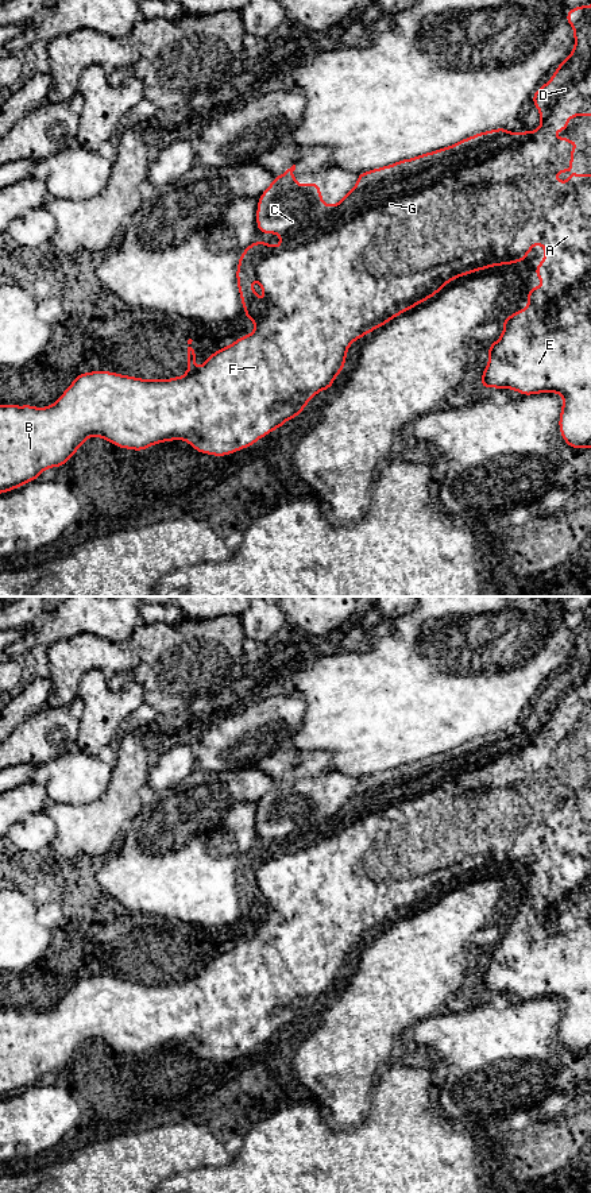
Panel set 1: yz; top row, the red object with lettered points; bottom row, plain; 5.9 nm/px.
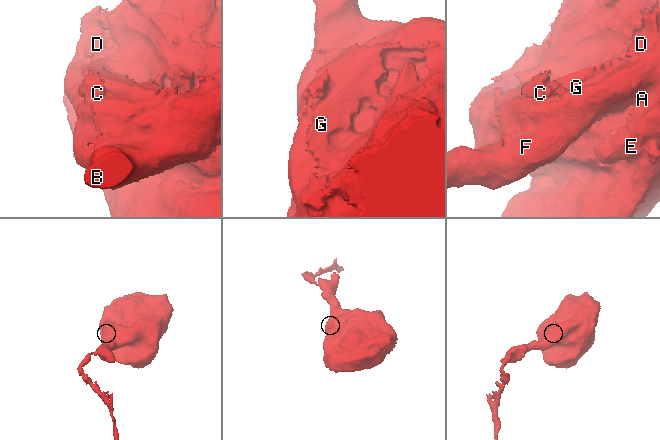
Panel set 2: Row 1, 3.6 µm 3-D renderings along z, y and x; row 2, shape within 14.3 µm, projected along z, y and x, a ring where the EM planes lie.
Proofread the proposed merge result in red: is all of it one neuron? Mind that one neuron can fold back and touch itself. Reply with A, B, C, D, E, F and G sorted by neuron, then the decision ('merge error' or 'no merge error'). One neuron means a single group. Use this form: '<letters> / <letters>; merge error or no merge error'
A B D E F G / C; merge error

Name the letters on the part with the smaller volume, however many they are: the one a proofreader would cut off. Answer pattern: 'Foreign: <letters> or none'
Foreign: C

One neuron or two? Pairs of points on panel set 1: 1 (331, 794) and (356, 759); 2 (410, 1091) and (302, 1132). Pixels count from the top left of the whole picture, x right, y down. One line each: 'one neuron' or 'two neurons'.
1: two neurons
2: one neuron

